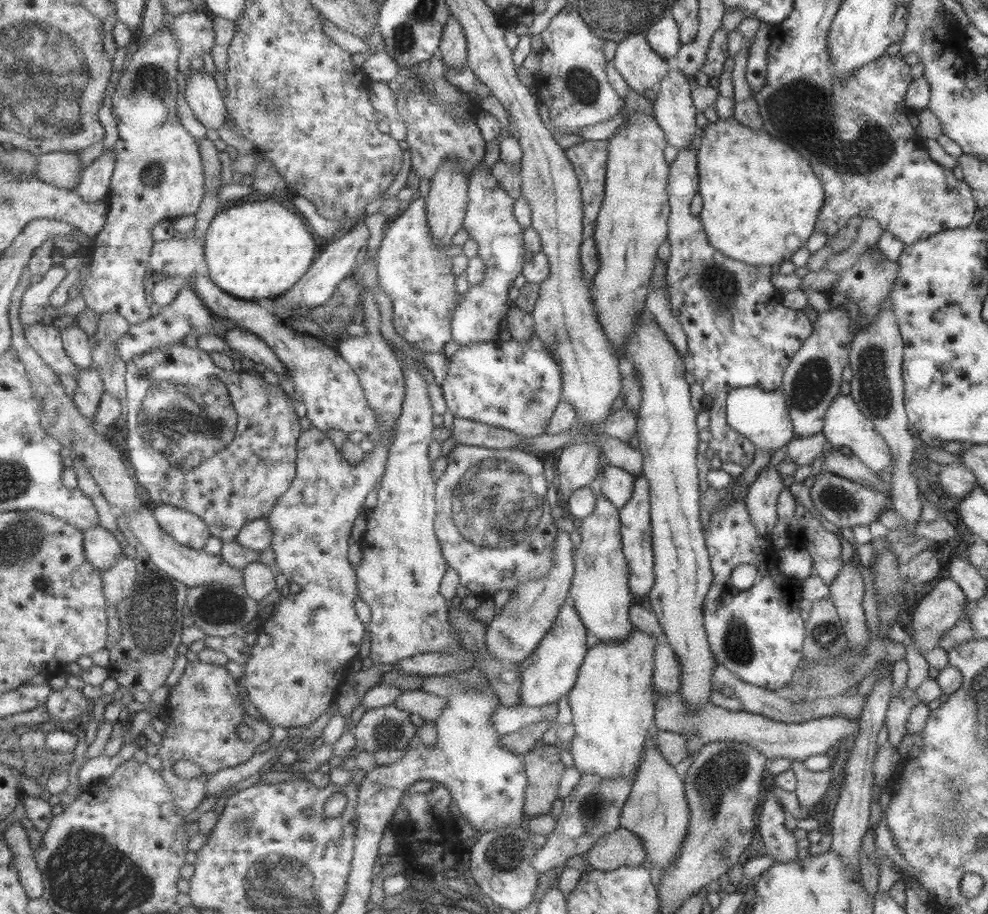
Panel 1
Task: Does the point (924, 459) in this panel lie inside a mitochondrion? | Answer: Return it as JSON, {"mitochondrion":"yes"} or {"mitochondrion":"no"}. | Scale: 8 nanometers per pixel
{"mitochondrion":"no"}

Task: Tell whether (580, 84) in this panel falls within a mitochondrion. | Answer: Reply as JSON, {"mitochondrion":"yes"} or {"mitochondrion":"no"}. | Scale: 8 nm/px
{"mitochondrion":"yes"}

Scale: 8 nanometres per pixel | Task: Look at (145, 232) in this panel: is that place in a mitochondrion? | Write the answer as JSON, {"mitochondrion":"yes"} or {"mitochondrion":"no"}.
{"mitochondrion":"no"}

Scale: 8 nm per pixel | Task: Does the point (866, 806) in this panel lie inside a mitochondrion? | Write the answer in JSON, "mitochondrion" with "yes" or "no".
{"mitochondrion":"no"}

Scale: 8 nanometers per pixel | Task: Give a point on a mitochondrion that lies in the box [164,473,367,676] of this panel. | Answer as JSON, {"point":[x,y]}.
{"point":[219,605]}

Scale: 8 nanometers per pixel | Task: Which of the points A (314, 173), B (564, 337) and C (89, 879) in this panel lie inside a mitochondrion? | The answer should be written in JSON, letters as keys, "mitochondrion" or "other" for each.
{"A":"other","B":"mitochondrion","C":"mitochondrion"}

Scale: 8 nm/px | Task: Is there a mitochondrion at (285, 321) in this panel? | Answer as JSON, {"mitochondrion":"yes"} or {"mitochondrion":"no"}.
{"mitochondrion":"no"}

